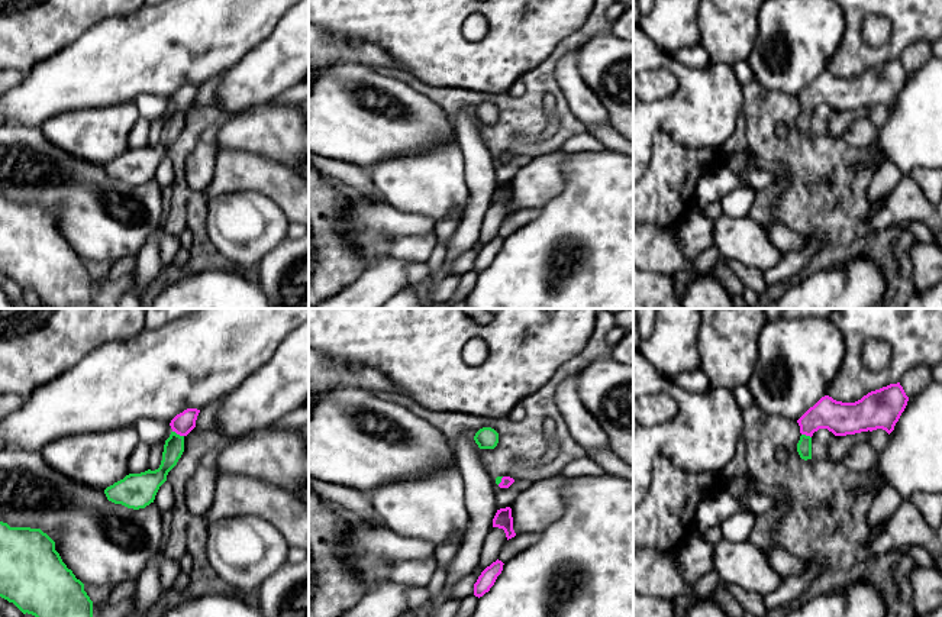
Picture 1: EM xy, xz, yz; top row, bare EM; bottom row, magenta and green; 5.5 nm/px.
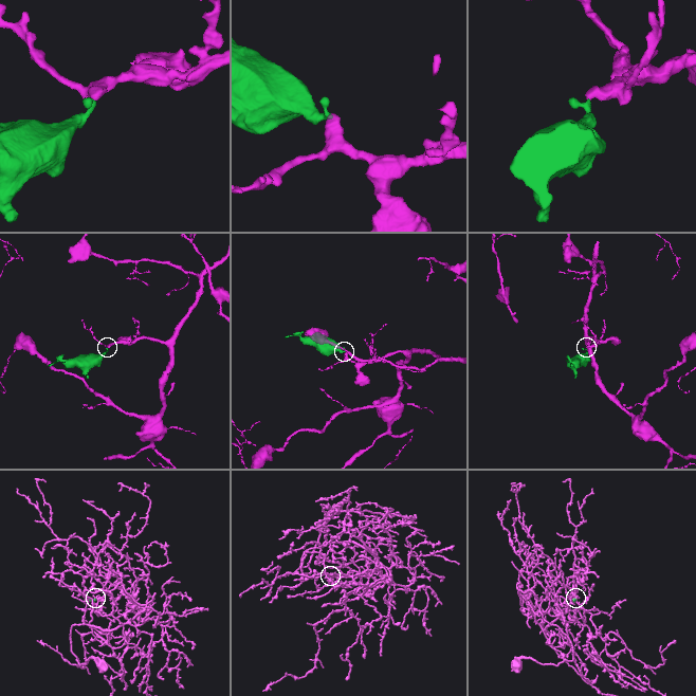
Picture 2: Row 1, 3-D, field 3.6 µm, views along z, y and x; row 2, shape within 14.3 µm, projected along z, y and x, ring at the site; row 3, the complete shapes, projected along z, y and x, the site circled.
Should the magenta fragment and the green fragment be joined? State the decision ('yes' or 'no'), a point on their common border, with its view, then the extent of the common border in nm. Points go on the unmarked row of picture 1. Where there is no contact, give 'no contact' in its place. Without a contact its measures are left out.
yes | xy (178, 109) | 70 nm

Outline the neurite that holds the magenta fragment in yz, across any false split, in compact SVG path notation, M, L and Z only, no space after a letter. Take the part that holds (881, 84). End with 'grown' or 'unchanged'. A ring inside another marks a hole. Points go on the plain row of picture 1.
M900 58L871 67L855 78L842 78L825 71L797 96L801 109L797 127L801 135L812 135L812 112L819 104L828 104L835 112L877 104L890 110L907 77Z; grown

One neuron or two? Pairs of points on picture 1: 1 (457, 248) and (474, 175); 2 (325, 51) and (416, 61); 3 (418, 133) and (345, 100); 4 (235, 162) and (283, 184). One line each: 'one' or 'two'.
1: one
2: two
3: one
4: one

